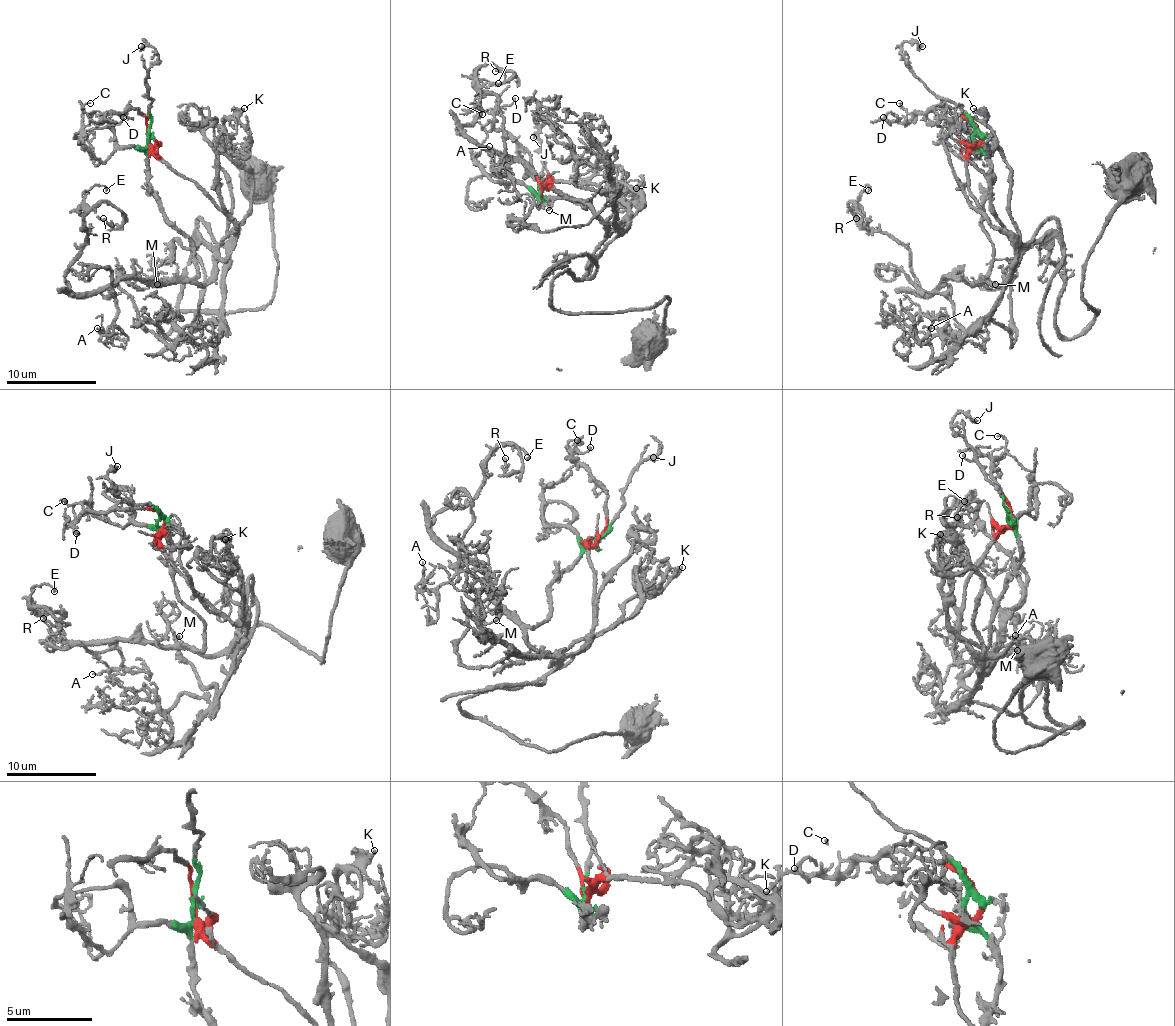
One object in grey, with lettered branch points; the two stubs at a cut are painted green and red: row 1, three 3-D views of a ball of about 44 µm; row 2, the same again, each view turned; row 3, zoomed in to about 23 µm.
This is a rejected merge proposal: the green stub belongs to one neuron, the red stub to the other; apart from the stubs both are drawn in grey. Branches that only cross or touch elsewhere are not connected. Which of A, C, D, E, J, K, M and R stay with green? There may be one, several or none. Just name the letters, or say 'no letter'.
A, E, J, M, R

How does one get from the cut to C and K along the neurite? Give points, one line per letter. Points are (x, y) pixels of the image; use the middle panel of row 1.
C: (541, 194), (528, 154), (507, 133), (487, 131), (473, 118), (482, 113)
K: (541, 194), (555, 181), (598, 183), (627, 208), (623, 233), (609, 219), (636, 188)

